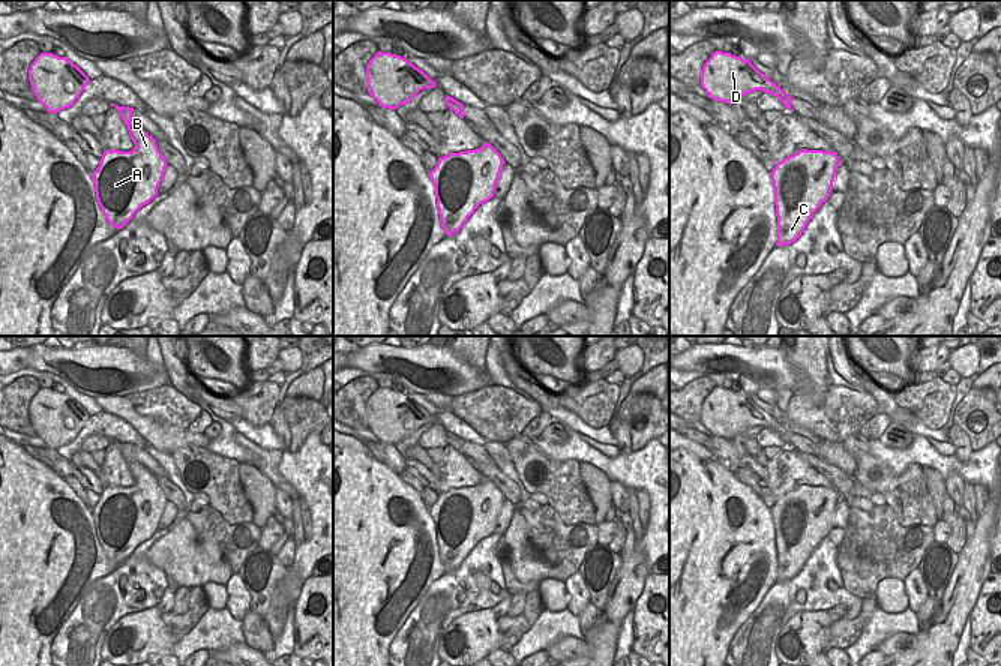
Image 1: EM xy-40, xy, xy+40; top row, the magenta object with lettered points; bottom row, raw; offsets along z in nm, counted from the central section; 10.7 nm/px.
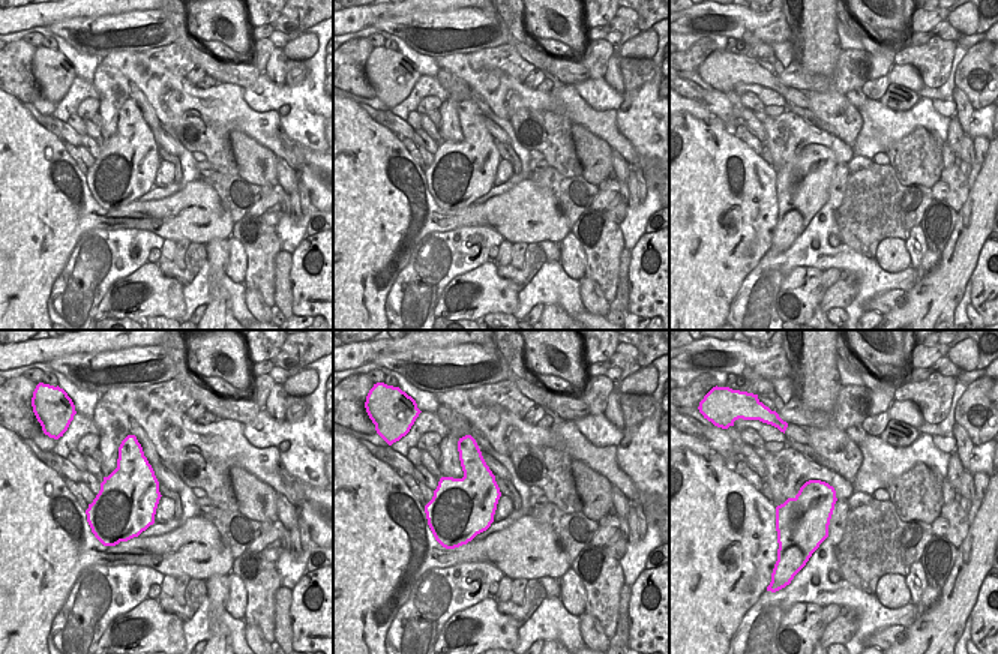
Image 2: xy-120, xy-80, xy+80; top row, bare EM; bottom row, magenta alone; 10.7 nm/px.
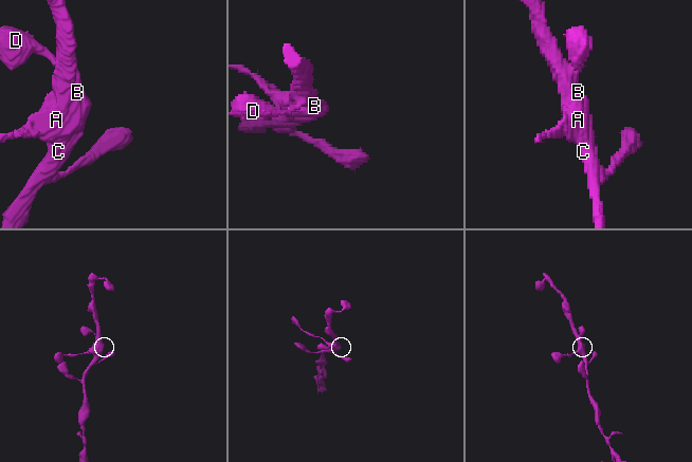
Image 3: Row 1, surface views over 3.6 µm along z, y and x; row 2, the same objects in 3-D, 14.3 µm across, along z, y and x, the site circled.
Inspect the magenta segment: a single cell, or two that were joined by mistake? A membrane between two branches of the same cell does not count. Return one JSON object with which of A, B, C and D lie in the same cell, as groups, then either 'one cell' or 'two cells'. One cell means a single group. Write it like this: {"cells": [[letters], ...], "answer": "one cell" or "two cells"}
{"cells": [["A", "B", "C", "D"]], "answer": "one cell"}

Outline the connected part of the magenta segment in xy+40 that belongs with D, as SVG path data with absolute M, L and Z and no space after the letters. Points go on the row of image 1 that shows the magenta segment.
M731 52L711 54L701 70L701 87L713 100L729 105L747 93L761 90L776 96L792 112L791 96L761 74L750 58L743 60Z

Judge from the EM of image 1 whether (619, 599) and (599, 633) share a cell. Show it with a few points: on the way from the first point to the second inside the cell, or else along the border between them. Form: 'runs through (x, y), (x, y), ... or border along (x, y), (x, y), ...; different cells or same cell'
runs through (617, 608), (608, 624); same cell

